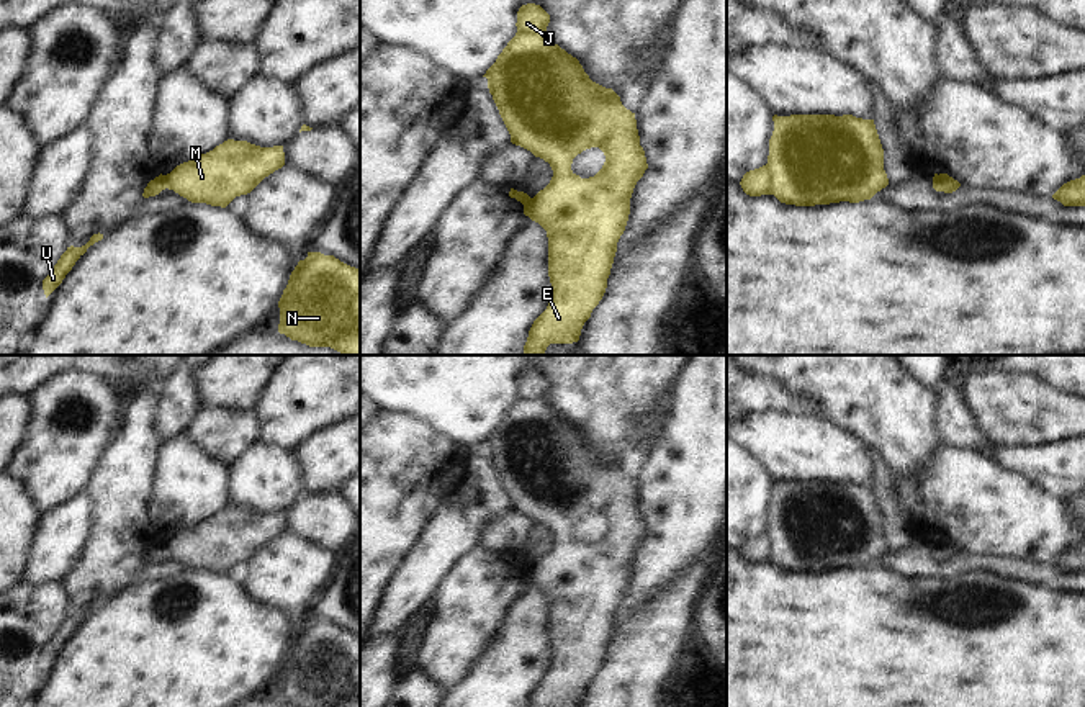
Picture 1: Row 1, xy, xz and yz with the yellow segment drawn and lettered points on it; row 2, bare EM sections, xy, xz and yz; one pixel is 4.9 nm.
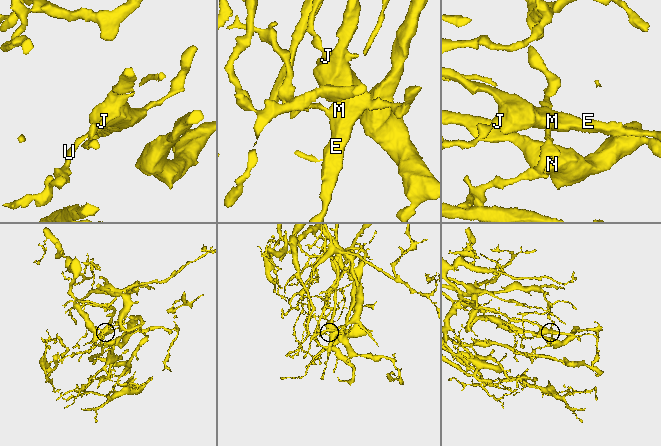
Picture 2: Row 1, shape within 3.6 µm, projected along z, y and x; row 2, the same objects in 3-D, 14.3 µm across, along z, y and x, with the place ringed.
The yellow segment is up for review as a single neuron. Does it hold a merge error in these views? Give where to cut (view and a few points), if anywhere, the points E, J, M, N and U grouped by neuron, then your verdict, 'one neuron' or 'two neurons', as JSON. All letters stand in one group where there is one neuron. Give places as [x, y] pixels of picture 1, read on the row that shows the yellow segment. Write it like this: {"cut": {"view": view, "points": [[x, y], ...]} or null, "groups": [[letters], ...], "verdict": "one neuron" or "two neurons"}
{"cut": null, "groups": [["E", "J", "M", "N", "U"]], "verdict": "one neuron"}

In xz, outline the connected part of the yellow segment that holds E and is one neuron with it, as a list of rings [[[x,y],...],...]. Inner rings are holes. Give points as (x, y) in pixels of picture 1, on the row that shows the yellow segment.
[[[535,3],[522,5],[517,11],[517,33],[497,56],[483,77],[511,134],[511,142],[530,151],[550,164],[553,177],[533,198],[511,188],[509,196],[524,205],[524,214],[538,223],[548,237],[548,277],[552,291],[547,309],[533,321],[524,355],[543,355],[550,344],[573,344],[579,340],[584,322],[602,299],[607,278],[617,252],[617,242],[625,231],[630,214],[630,198],[637,182],[648,169],[645,151],[640,146],[635,113],[627,110],[620,97],[589,79],[576,57],[555,44],[547,26],[550,15]],[[599,147],[606,162],[589,178],[581,178],[571,170],[573,159],[586,149]]]

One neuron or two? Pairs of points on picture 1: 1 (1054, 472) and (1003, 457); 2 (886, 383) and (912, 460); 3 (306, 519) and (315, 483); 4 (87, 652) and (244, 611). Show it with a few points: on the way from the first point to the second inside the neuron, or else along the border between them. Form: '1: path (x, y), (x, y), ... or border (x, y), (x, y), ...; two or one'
1: path (1041, 465), (1017, 459); one
2: path (886, 403), (897, 418), (905, 441); one
3: border (336, 491), (313, 496); two
4: path (126, 652), (177, 652), (195, 643), (205, 643); one

